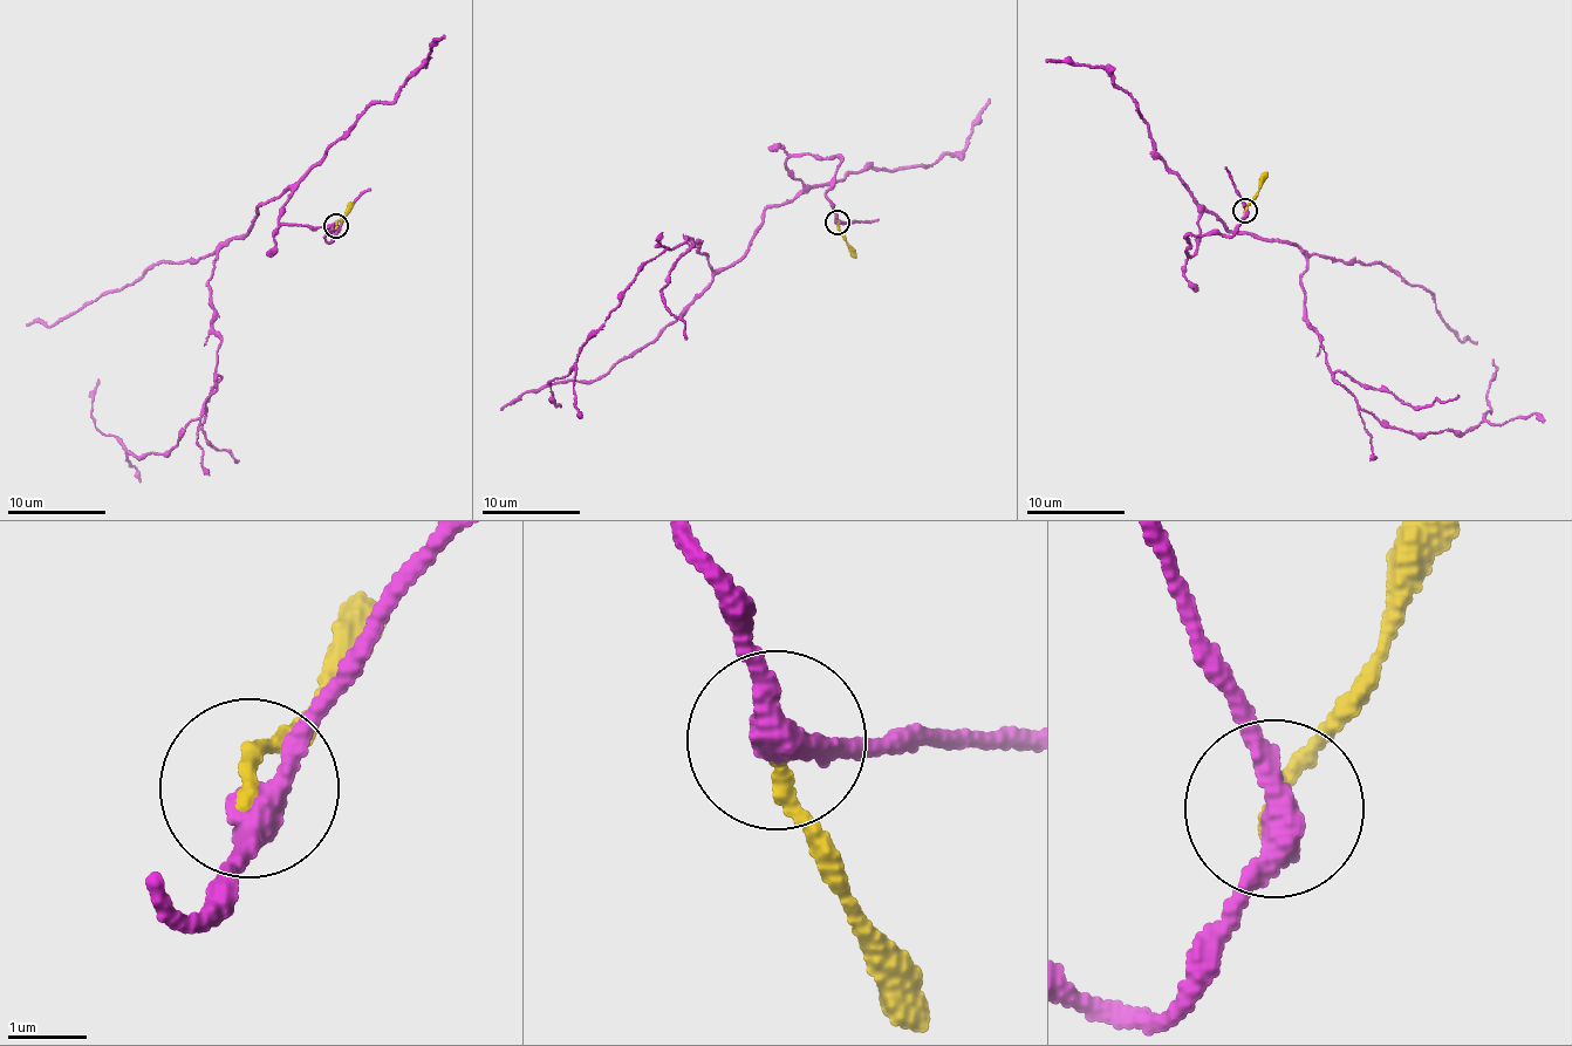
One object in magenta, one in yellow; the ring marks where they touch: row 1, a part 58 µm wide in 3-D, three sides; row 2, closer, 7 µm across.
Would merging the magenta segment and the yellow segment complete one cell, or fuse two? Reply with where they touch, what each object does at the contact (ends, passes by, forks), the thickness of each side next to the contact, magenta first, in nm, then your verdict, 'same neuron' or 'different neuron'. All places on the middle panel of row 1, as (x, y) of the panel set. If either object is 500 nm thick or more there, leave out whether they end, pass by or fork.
(838, 221) | magenta passes by | yellow ends | 360/190 nm | different neuron

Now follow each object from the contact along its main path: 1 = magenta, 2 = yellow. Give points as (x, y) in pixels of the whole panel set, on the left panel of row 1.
1: (335, 225), (278, 221), (289, 187), (218, 252), (218, 385), (166, 455), (94, 424), (100, 380)
2: (335, 225), (346, 209), (354, 204)

